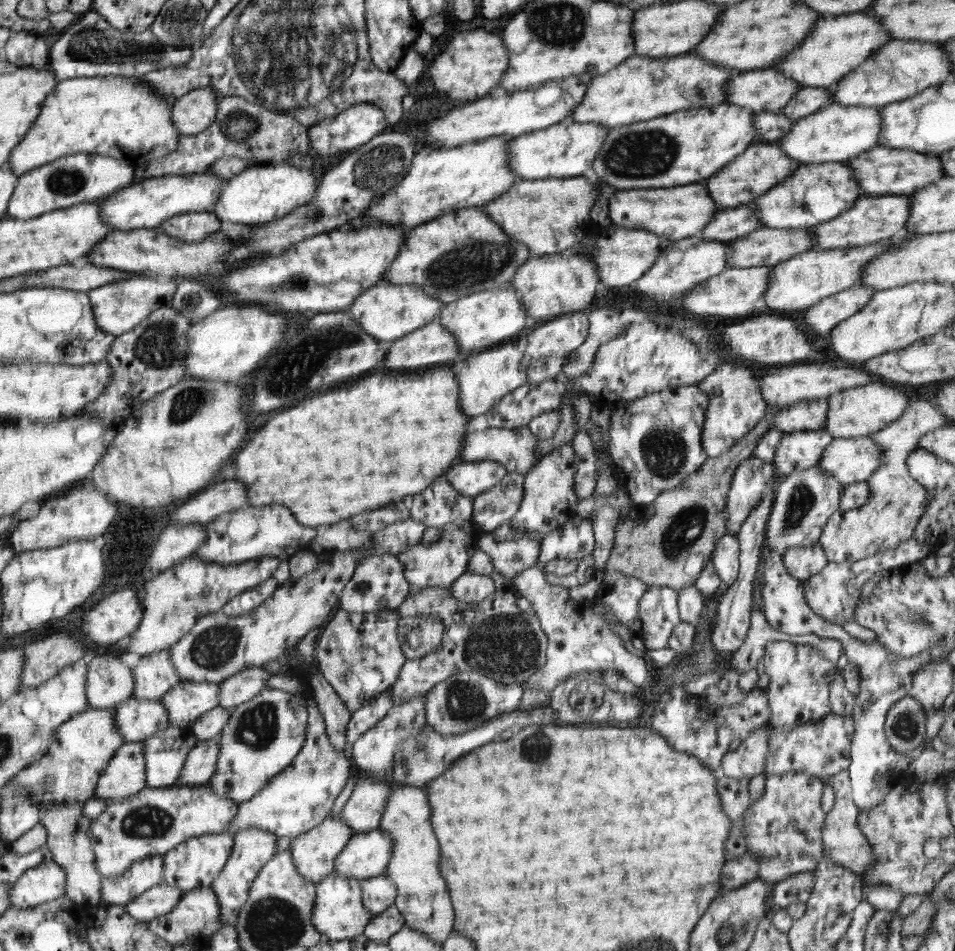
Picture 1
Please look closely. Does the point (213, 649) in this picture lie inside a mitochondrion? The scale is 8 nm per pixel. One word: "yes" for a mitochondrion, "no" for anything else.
yes

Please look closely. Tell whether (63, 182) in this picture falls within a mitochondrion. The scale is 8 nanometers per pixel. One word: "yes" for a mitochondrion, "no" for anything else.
yes

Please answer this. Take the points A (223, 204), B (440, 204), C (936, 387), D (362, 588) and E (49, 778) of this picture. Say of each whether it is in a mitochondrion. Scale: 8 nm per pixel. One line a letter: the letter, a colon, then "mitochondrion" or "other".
A: other
B: other
C: other
D: mitochondrion
E: mitochondrion

